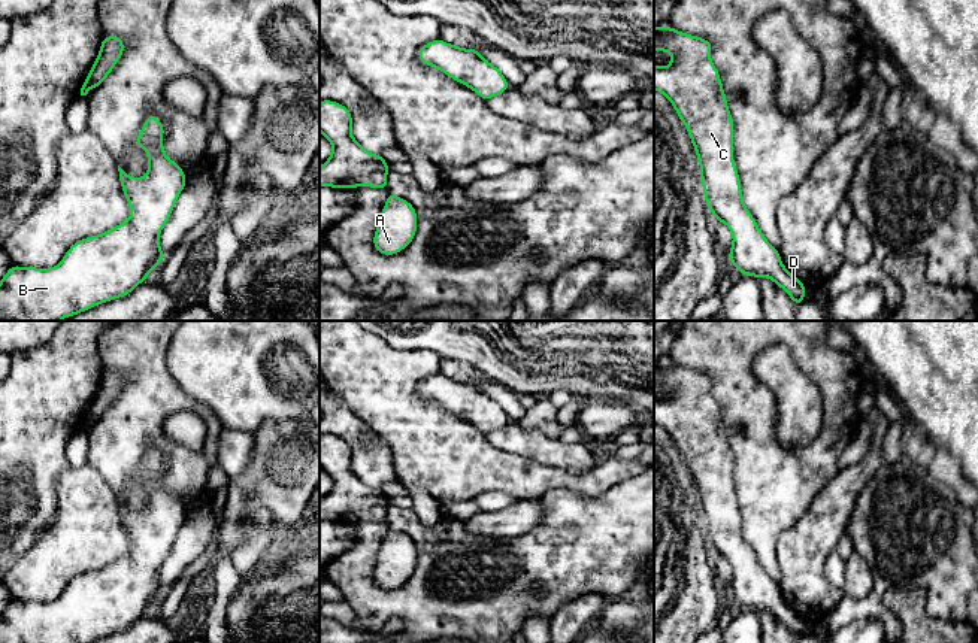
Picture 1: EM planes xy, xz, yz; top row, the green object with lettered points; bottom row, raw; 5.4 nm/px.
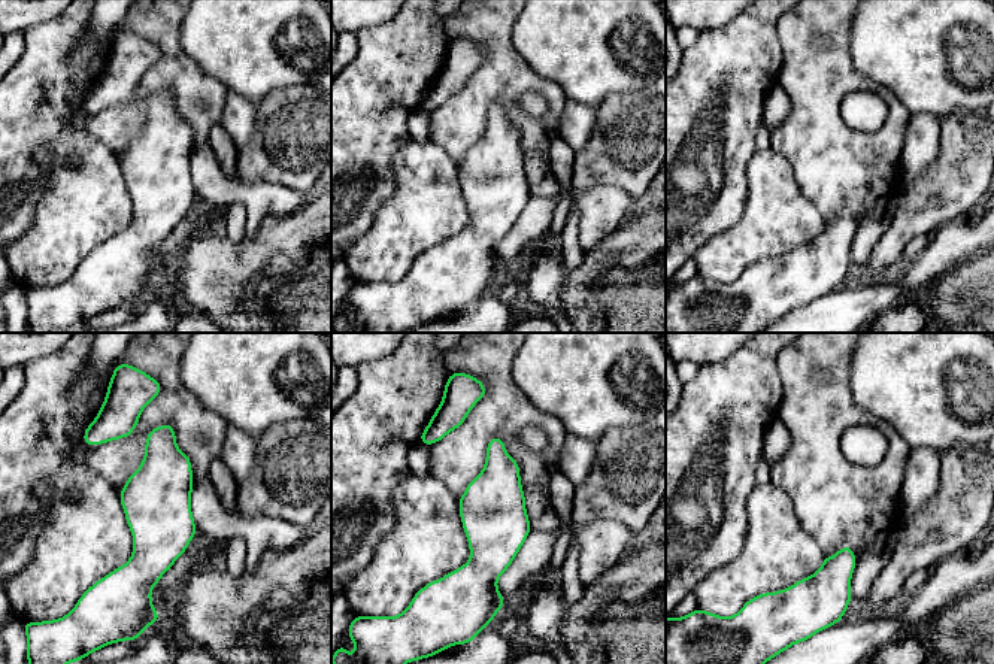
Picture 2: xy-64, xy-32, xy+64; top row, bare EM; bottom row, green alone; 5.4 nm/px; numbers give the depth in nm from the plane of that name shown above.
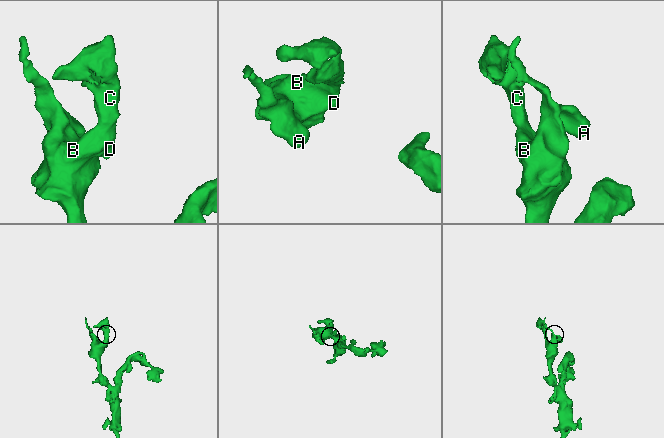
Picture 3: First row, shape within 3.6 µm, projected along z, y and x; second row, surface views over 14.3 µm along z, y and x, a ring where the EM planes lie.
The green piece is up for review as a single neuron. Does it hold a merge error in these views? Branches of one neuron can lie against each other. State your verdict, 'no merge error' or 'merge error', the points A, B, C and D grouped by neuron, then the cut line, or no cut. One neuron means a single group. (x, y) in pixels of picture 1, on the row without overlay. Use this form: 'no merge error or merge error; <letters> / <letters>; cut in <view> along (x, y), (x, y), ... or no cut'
no merge error; A B C D; no cut

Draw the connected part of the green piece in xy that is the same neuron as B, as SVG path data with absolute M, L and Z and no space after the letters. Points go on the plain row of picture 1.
M148 449L136 479L148 488L145 512L131 512L119 500L119 516L130 539L130 552L99 570L73 577L52 603L10 600L0 616L0 643L91 643L130 628L164 591L158 570L187 519L184 504L166 491L163 457Z

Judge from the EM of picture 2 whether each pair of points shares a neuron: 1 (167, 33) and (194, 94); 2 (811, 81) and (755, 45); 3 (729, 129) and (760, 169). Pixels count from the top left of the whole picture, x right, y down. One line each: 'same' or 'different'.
1: same
2: different
3: different

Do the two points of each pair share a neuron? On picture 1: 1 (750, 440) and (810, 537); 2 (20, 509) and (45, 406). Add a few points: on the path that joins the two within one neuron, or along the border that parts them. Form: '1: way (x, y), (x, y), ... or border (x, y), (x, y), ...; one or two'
1: border (818, 490), (802, 515), (780, 534), (777, 546); two
2: way (24, 484), (33, 463), (33, 431); one

